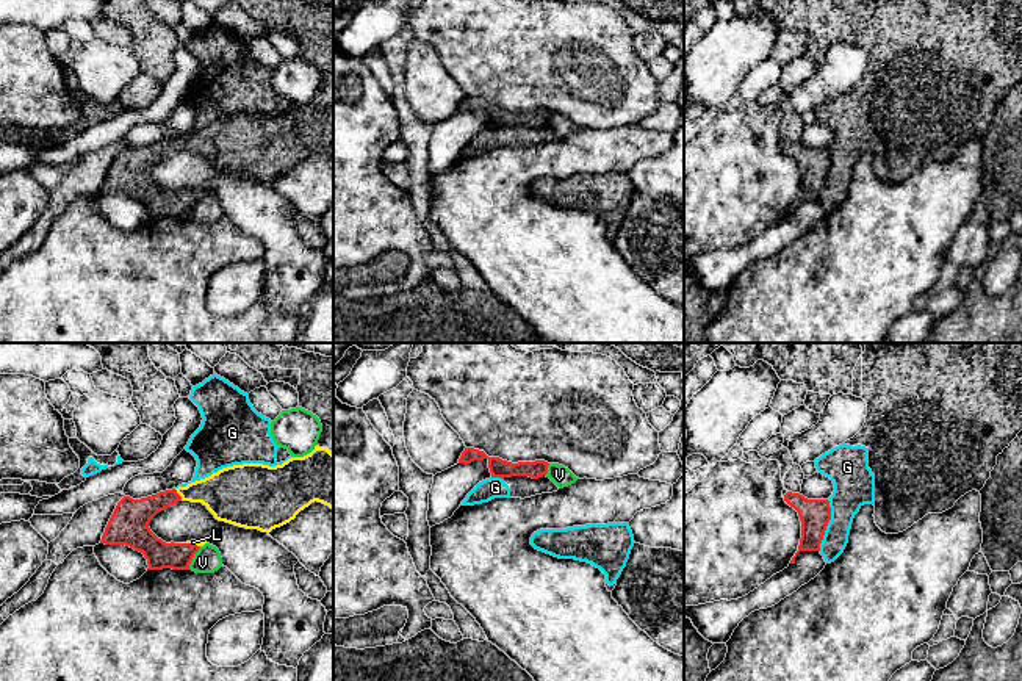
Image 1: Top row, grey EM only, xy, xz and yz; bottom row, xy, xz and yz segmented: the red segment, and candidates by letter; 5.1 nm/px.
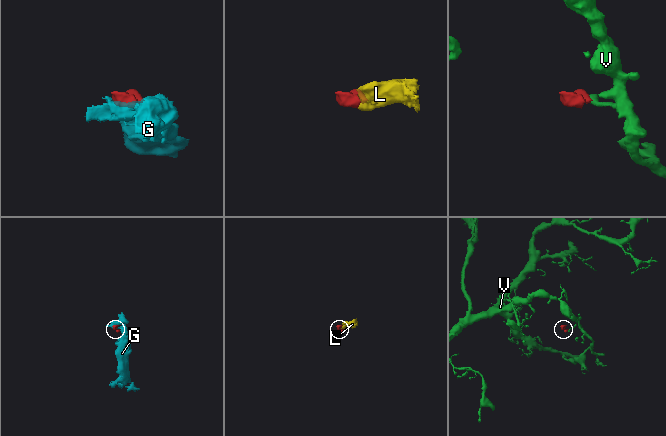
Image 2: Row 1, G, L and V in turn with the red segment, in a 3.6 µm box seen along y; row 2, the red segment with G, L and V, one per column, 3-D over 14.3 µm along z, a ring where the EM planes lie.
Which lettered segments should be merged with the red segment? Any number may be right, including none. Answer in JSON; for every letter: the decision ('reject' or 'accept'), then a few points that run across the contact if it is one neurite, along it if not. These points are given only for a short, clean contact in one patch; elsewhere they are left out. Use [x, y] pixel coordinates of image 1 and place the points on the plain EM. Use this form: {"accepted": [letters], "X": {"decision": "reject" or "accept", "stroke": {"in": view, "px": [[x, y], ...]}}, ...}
{"accepted": ["L"], "G": {"decision": "reject", "stroke": {"in": "yz", "px": [[828, 149], [830, 171], [819, 199]]}}, "L": {"decision": "accept", "stroke": {"in": "xy", "px": [[135, 165], [155, 152], [179, 144], [227, 143]]}}, "V": {"decision": "reject", "stroke": {"in": "xy", "px": [[201, 196], [188, 218]]}}}

